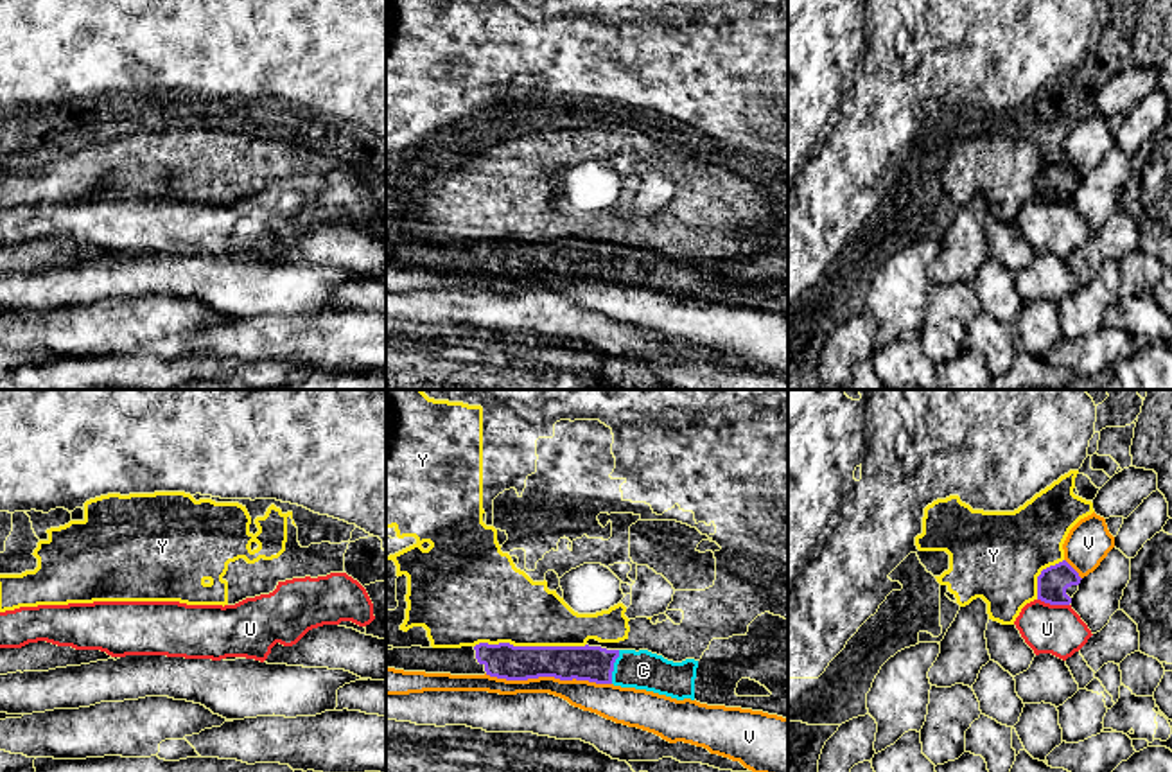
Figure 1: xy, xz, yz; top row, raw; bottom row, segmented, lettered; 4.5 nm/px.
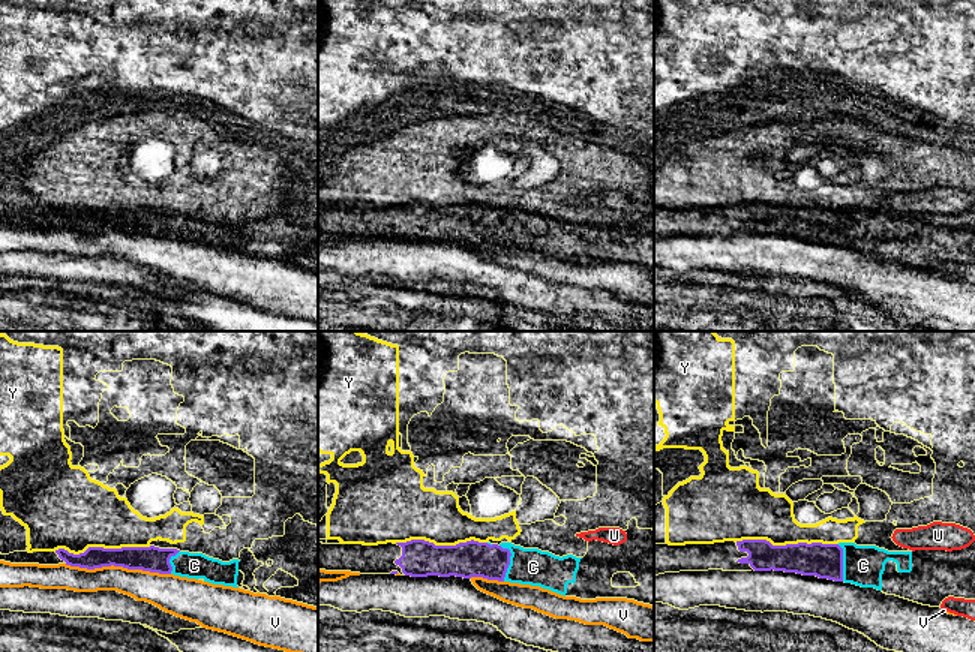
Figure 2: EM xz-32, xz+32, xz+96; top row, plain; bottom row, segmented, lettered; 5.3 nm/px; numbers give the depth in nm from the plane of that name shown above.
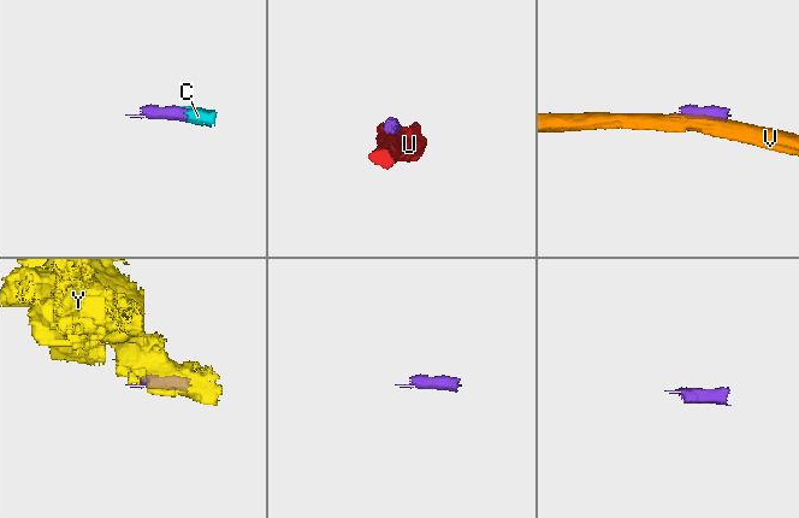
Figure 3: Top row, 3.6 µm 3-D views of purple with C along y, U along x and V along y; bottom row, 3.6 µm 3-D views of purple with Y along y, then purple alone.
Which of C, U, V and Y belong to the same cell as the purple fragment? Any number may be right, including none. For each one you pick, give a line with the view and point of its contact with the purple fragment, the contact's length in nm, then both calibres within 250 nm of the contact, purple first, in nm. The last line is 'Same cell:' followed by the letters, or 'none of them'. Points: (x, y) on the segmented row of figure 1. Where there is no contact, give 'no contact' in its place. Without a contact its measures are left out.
C: meets purple in xz at (612, 666); contact 160 nm long; 160 nm thick on the purple side, 180 nm on the other
Same cell: C

